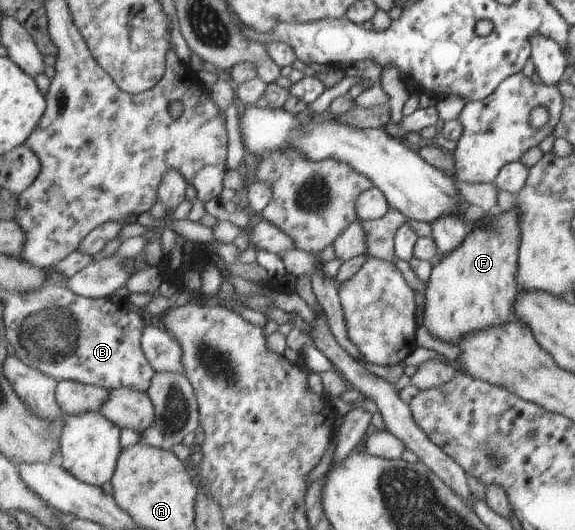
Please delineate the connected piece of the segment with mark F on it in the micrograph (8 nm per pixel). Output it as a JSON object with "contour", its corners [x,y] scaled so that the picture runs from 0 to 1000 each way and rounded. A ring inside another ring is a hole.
{"contour":[[[897,389],[892,396],[873,402],[863,394],[854,398],[850,404],[837,404],[838,417],[842,423],[833,428],[828,425],[823,432],[816,434],[814,440],[809,443],[809,449],[805,451],[805,457],[788,474],[784,474],[779,481],[774,481],[772,485],[760,487],[760,494],[755,494],[751,500],[751,508],[748,509],[741,542],[737,549],[737,577],[734,581],[734,596],[736,606],[734,613],[746,625],[746,630],[753,634],[753,638],[758,638],[760,642],[765,642],[772,647],[781,647],[783,651],[795,651],[800,642],[812,632],[817,632],[819,628],[824,628],[826,625],[835,625],[840,621],[849,621],[854,617],[866,617],[868,613],[877,613],[878,609],[885,608],[889,604],[890,591],[892,591],[892,574],[894,564],[899,560],[899,549],[903,547],[901,540],[896,534],[896,519],[899,515],[899,489],[901,489],[901,464],[903,464],[903,404],[901,394]]]}

